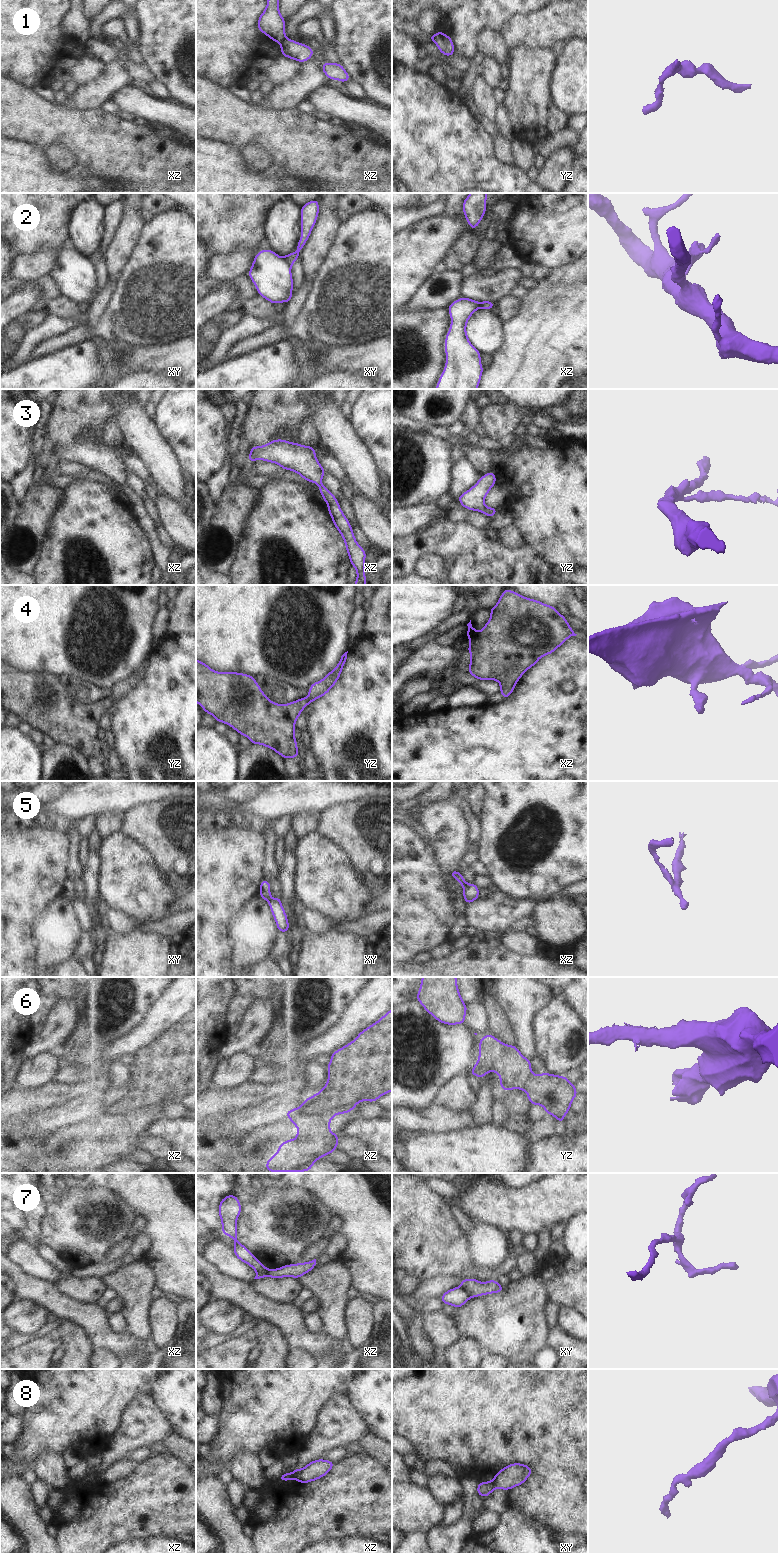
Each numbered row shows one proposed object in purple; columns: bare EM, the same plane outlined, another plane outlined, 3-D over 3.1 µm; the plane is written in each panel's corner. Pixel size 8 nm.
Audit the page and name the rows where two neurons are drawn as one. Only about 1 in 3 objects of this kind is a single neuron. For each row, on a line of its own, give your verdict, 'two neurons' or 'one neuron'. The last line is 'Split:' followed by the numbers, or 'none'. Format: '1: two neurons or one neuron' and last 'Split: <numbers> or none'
1: two neurons
2: two neurons
3: one neuron
4: one neuron
5: two neurons
6: two neurons
7: two neurons
8: two neurons
Split: 1, 2, 5, 6, 7, 8

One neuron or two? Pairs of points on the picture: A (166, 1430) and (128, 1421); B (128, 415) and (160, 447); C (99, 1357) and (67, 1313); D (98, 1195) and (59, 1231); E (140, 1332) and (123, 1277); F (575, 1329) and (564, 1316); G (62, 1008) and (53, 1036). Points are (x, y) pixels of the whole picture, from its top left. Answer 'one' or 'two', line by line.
A: one
B: one
C: two
D: one
E: one
F: one
G: one

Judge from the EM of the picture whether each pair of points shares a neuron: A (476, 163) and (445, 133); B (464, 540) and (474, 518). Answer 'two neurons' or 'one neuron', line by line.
A: one neuron
B: two neurons

